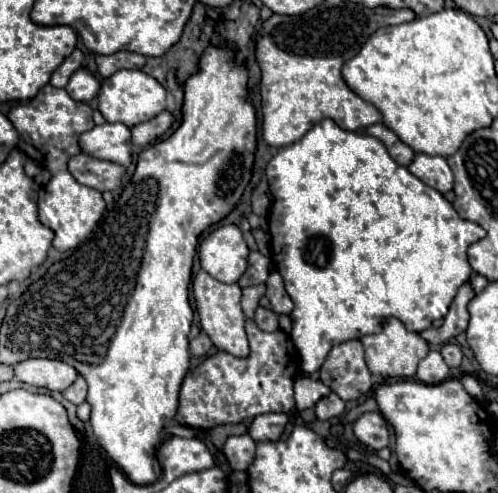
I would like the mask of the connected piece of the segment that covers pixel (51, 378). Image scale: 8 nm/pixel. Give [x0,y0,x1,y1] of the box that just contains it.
[14,359,78,391]

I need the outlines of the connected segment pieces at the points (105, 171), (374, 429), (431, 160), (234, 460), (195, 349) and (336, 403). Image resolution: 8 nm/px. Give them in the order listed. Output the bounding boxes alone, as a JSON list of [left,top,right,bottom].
[[68,153,126,191],[354,413,390,451],[408,153,454,195],[222,435,256,471],[190,331,212,357],[316,393,344,419]]

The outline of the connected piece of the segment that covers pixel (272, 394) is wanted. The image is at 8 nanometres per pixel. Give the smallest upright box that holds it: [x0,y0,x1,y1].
[176,319,298,431]

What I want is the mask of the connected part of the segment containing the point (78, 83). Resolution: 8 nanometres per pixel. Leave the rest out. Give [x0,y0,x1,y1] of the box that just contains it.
[64,69,100,103]

